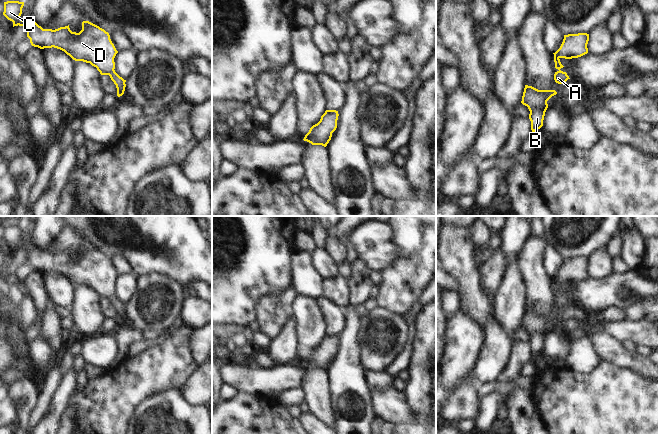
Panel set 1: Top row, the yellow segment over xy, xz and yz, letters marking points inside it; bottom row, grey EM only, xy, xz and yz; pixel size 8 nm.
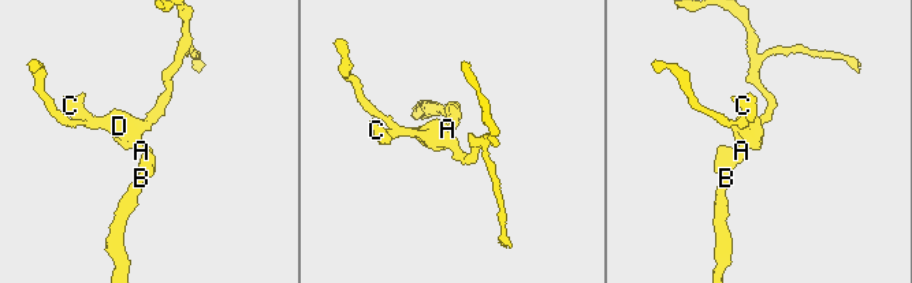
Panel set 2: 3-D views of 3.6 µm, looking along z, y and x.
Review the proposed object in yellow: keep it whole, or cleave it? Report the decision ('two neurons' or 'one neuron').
one neuron

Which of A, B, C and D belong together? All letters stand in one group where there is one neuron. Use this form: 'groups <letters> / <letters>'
groups A B C D

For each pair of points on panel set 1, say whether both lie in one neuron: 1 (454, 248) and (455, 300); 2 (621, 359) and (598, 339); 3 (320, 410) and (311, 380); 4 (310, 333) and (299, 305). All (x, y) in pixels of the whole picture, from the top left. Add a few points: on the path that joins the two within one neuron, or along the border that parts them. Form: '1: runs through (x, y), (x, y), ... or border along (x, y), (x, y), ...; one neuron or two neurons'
1: border along (457, 293), (461, 306); two neurons
2: runs through (615, 353), (604, 344); one neuron
3: runs through (319, 403), (315, 387); one neuron
4: runs through (310, 326), (306, 312); one neuron

